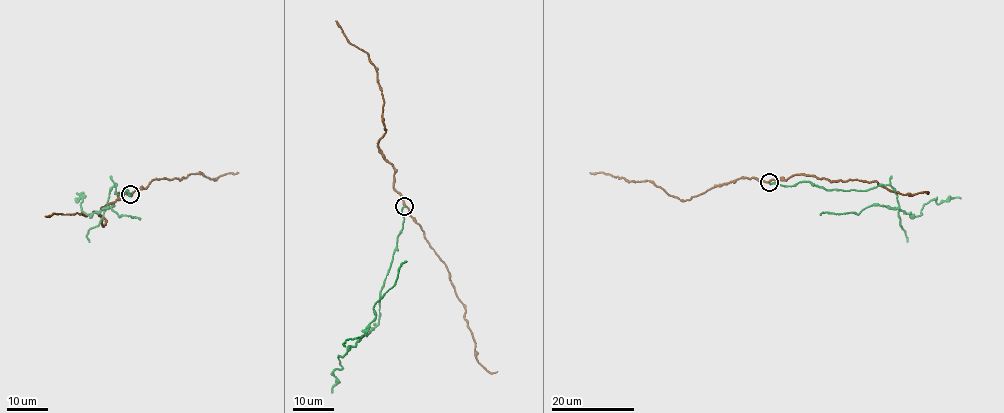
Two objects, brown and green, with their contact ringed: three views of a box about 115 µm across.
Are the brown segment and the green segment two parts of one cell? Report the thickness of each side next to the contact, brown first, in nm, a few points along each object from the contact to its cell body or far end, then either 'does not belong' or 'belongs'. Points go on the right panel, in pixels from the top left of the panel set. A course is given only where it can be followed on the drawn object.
calibres 280 and 190 nm; course brown (769, 183), (738, 178), (680, 200), (651, 181), (627, 181), (618, 176), (590, 172); course green (769, 183), (806, 181), (828, 190), (890, 185), (899, 207), (915, 216), (936, 197), (938, 204), (961, 199); does not belong

